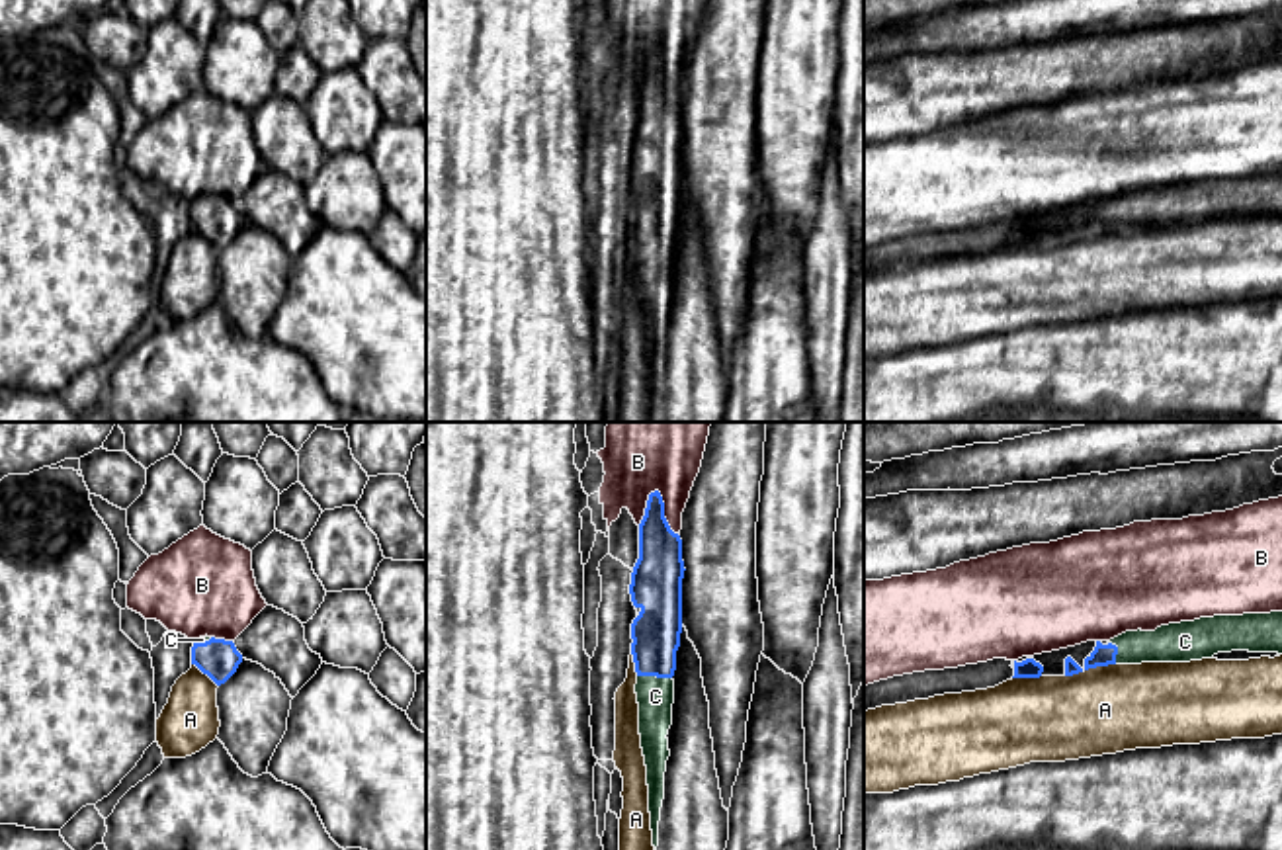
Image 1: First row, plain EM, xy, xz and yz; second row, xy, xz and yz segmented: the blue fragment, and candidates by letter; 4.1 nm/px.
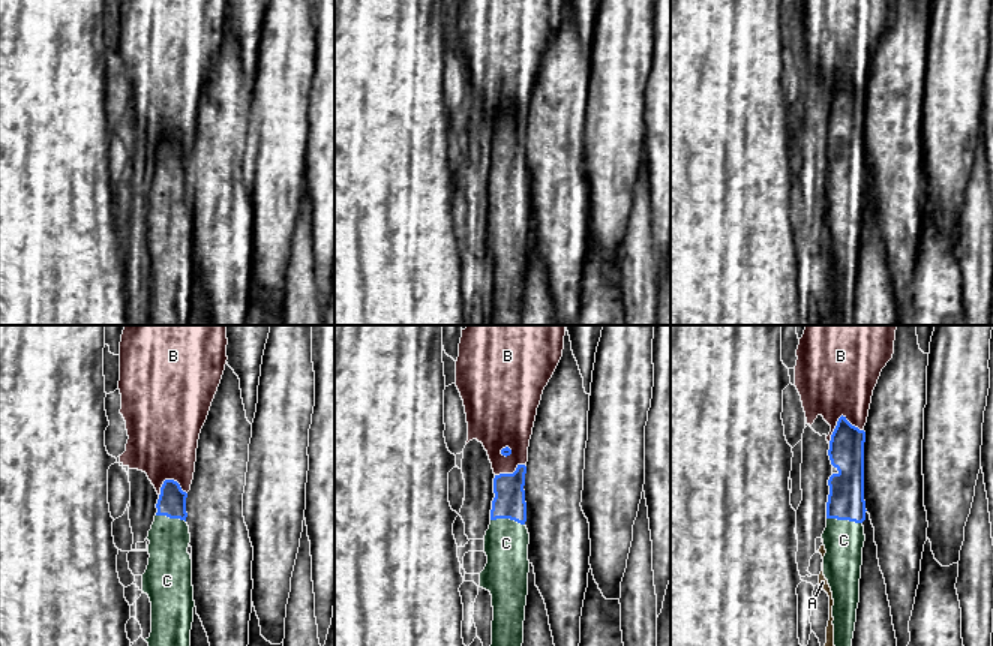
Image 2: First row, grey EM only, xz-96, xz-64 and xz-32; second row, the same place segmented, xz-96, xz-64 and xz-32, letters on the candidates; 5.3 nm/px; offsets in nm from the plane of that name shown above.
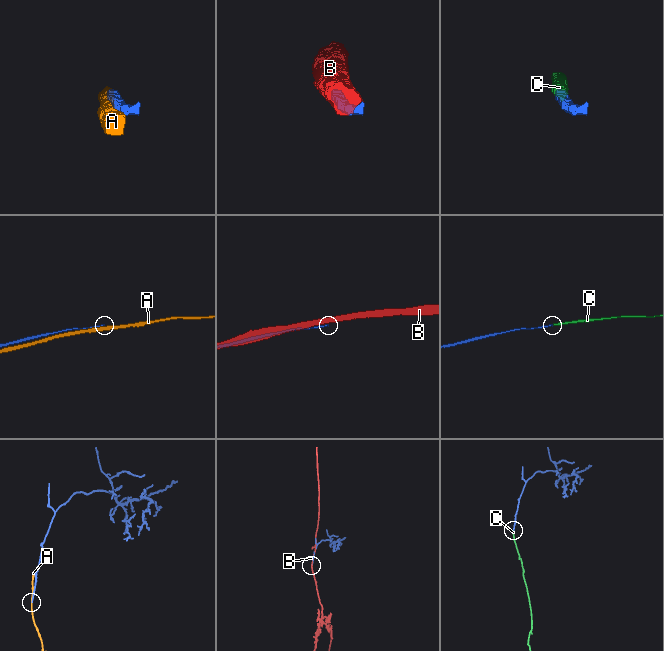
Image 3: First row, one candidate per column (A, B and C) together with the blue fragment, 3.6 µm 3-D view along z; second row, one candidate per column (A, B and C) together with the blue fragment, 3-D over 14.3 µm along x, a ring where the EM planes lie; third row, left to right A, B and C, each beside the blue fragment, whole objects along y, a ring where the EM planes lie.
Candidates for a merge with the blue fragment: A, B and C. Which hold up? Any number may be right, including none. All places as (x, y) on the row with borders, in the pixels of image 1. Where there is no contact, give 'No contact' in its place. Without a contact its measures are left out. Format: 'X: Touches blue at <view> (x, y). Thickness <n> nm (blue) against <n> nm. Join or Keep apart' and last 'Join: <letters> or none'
A: Touches blue at yz (1099, 665). Thickness 90 nm (blue) against 360 nm. Keep apart
B: Touches blue at xz (663, 510). Thickness 200 nm (blue) against 340 nm. Keep apart
C: Touches blue at xz (655, 675). Thickness 200 nm (blue) against 160 nm. Join
Join: C

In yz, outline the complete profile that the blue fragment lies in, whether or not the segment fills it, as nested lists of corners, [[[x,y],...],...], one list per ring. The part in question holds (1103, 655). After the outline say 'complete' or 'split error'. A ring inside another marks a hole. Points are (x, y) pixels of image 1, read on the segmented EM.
[[[1282,612],[1214,616],[1161,625],[1155,631],[1126,631],[1110,639],[1106,645],[1096,641],[1094,651],[1085,659],[1085,670],[1108,664],[1190,662],[1214,659],[1218,653],[1231,651],[1282,655]]]; split error

